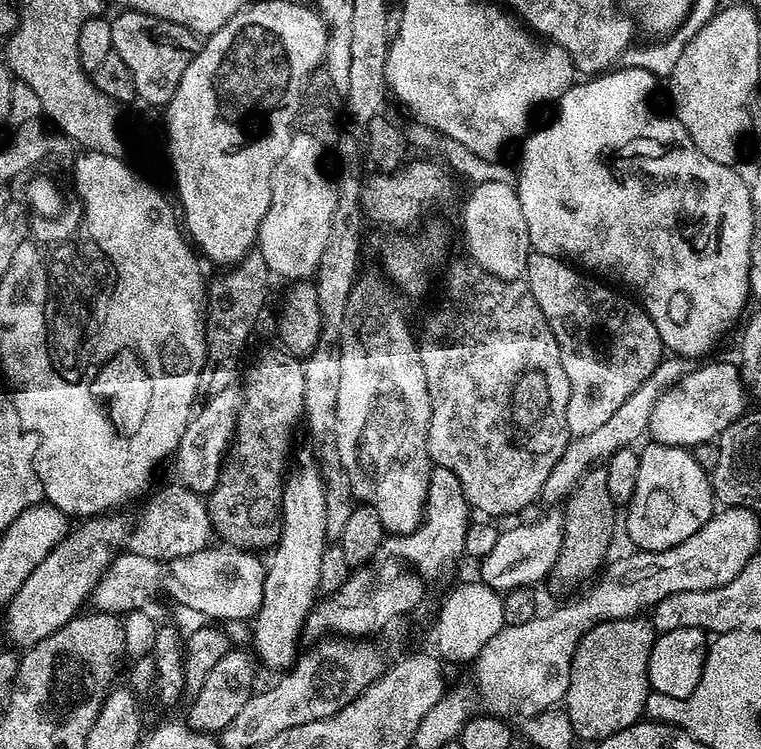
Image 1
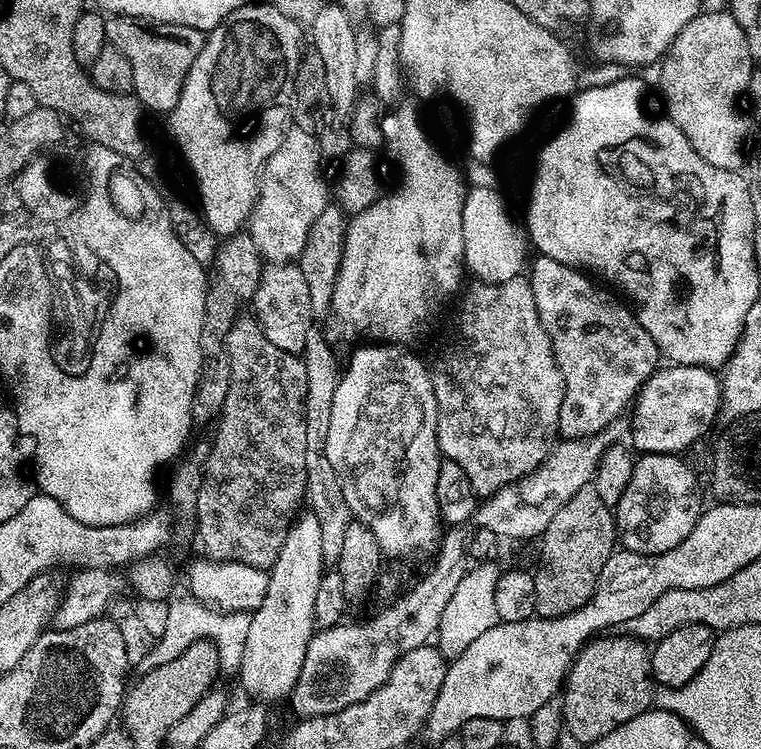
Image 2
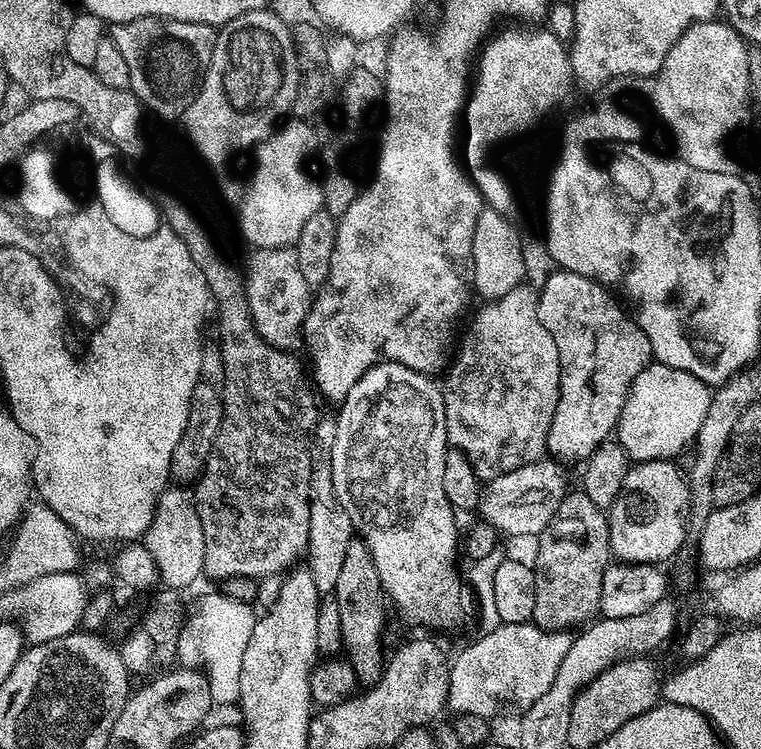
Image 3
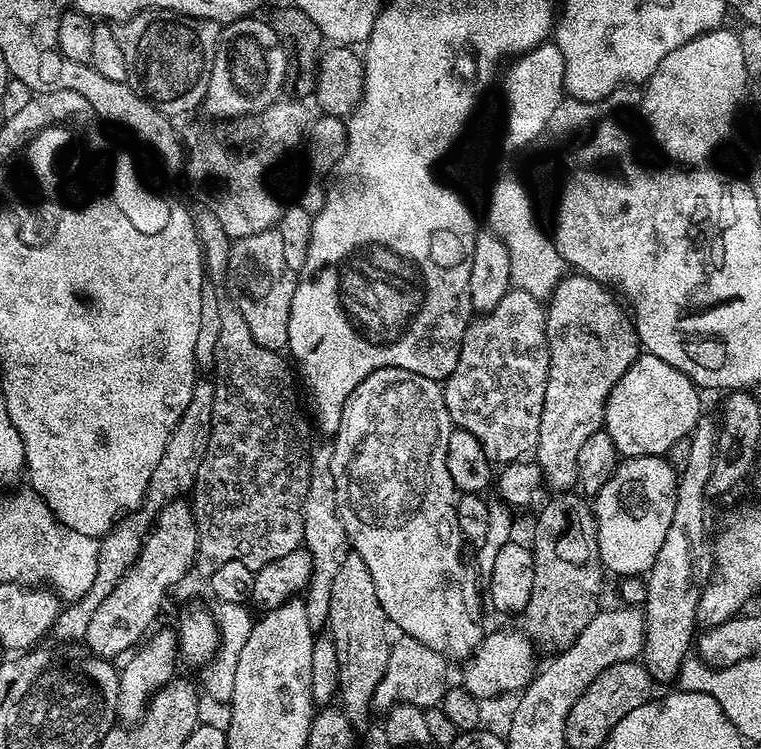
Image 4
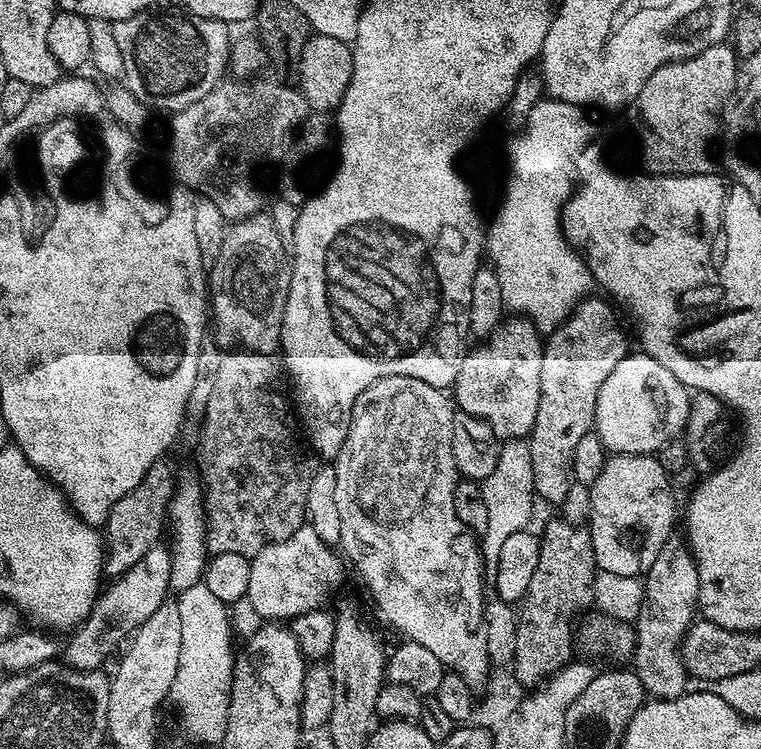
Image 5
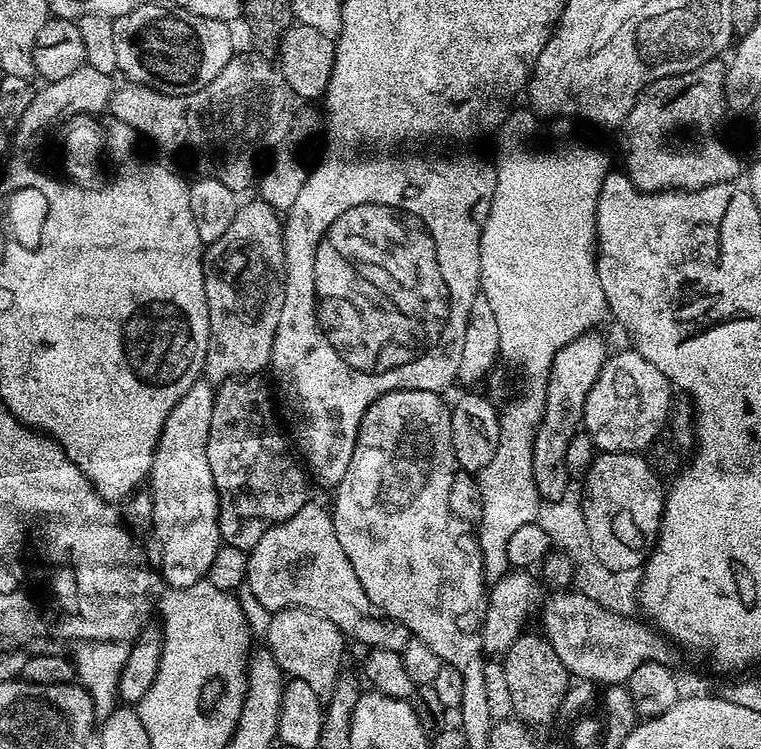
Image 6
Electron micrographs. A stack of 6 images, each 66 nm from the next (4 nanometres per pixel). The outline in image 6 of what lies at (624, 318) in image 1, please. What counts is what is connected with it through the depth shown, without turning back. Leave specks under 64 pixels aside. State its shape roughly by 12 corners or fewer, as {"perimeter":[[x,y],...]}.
{"perimeter":[[596,330],[562,346],[533,442],[534,486],[558,502],[566,446],[610,355]]}

